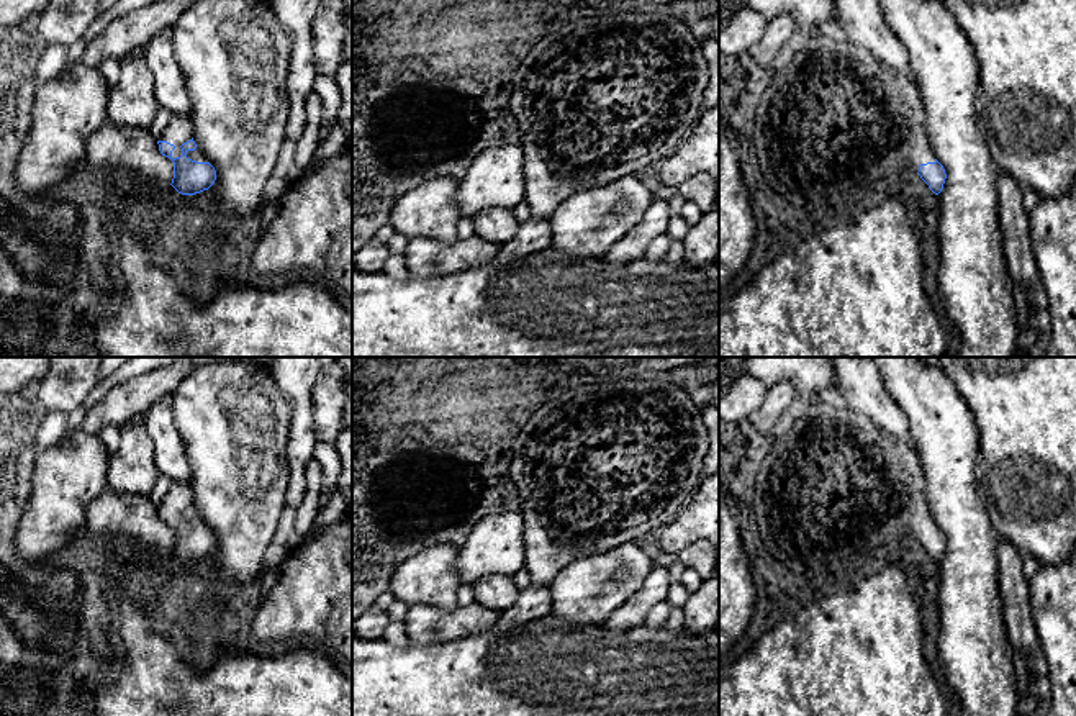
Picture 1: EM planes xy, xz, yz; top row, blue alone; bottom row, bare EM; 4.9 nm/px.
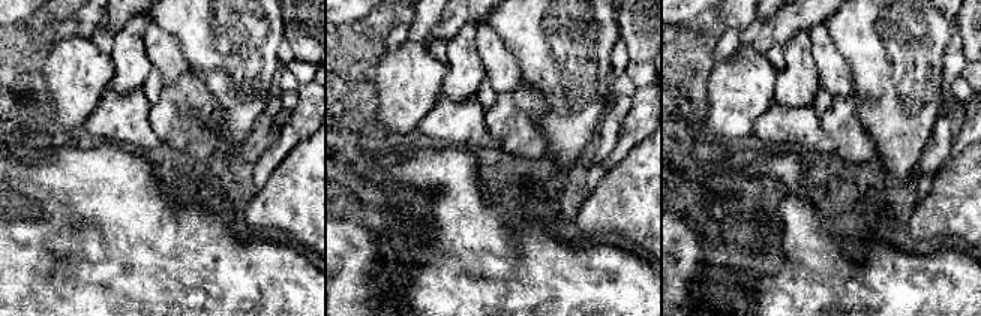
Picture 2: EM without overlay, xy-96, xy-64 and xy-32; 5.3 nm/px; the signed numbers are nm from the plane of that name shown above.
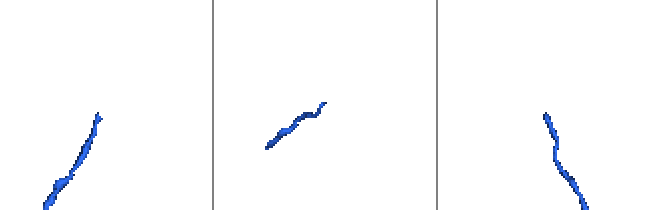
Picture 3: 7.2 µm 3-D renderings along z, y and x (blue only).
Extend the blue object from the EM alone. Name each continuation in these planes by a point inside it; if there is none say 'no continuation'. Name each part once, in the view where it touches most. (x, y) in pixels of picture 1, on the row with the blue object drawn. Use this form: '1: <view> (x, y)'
1: xy (179, 130)

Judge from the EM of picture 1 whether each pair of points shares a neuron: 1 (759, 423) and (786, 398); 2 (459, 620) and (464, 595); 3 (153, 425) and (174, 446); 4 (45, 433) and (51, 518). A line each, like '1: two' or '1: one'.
1: one
2: two
3: one
4: two

